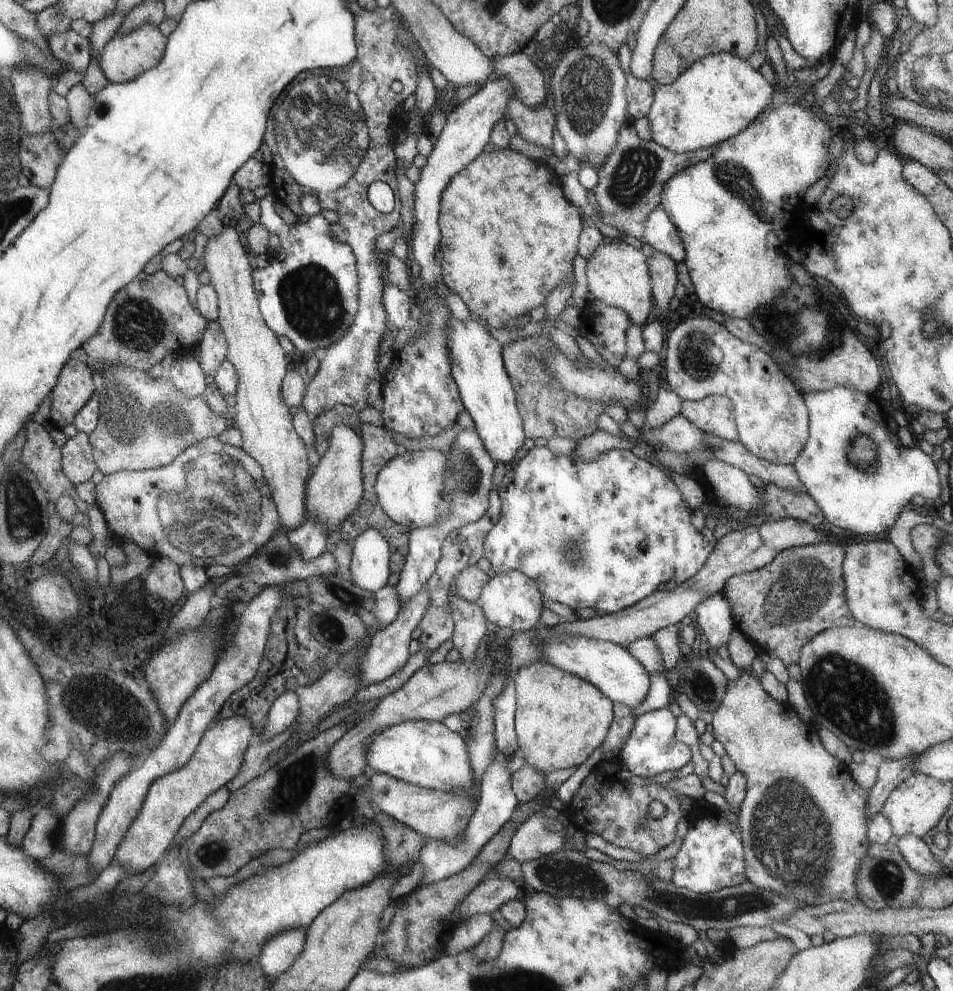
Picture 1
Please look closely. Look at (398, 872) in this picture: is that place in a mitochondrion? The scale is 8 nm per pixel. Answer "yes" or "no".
no

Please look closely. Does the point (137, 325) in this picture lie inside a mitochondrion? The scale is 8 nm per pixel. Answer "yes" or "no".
yes

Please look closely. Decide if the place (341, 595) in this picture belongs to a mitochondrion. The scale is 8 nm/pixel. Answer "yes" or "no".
yes

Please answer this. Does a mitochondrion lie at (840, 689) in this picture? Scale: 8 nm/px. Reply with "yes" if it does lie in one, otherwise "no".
yes

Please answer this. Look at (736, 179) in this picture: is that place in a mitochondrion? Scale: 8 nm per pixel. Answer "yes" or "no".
yes

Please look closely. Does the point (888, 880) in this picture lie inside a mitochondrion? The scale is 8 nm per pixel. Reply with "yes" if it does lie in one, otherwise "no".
yes

